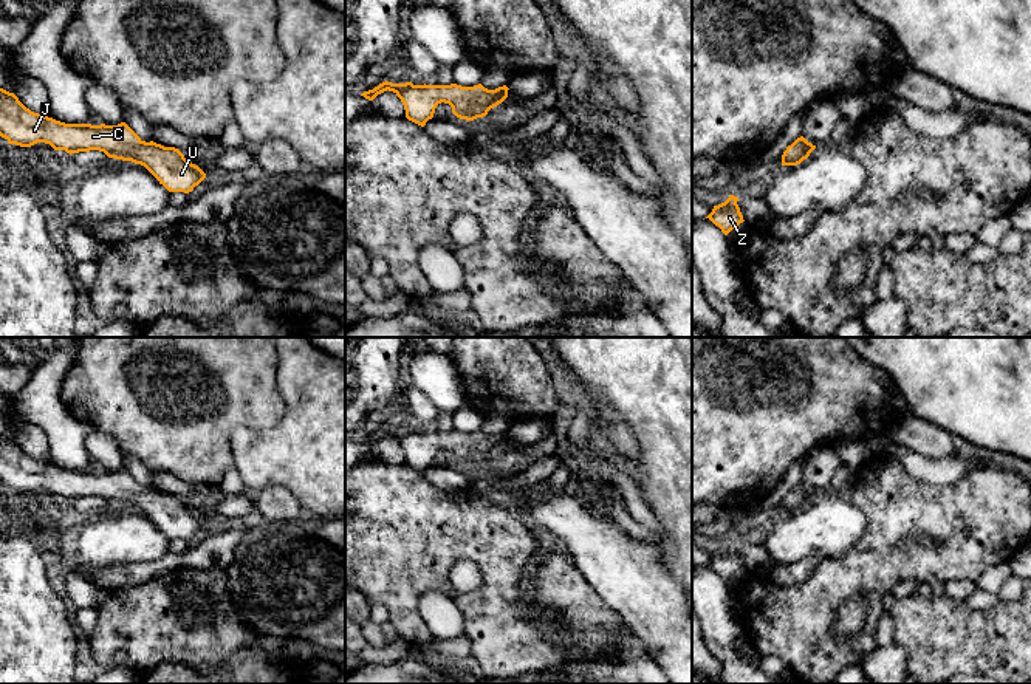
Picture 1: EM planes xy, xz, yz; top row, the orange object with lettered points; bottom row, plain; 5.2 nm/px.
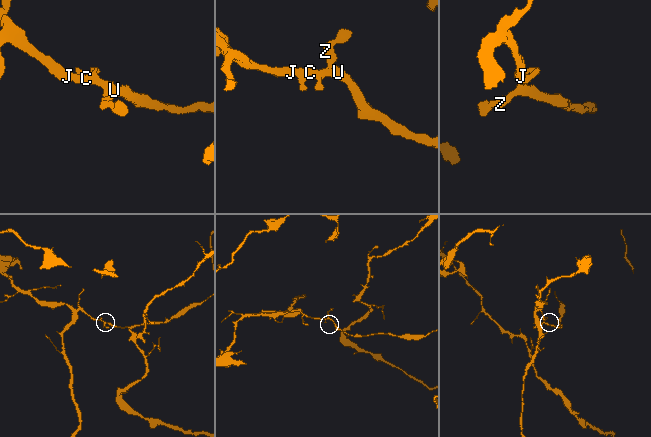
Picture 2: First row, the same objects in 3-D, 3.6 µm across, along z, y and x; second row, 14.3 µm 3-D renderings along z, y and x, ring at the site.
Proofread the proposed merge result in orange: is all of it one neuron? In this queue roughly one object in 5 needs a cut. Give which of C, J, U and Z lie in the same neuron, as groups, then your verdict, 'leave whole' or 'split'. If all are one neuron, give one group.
C J U Z; leave whole

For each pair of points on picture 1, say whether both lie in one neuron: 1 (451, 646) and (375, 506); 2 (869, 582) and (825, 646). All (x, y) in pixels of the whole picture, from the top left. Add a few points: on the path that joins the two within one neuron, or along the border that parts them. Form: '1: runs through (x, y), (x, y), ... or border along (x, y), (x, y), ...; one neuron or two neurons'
1: border along (463, 633), (471, 653); two neurons
2: runs through (849, 584), (824, 608), (824, 625); one neuron

